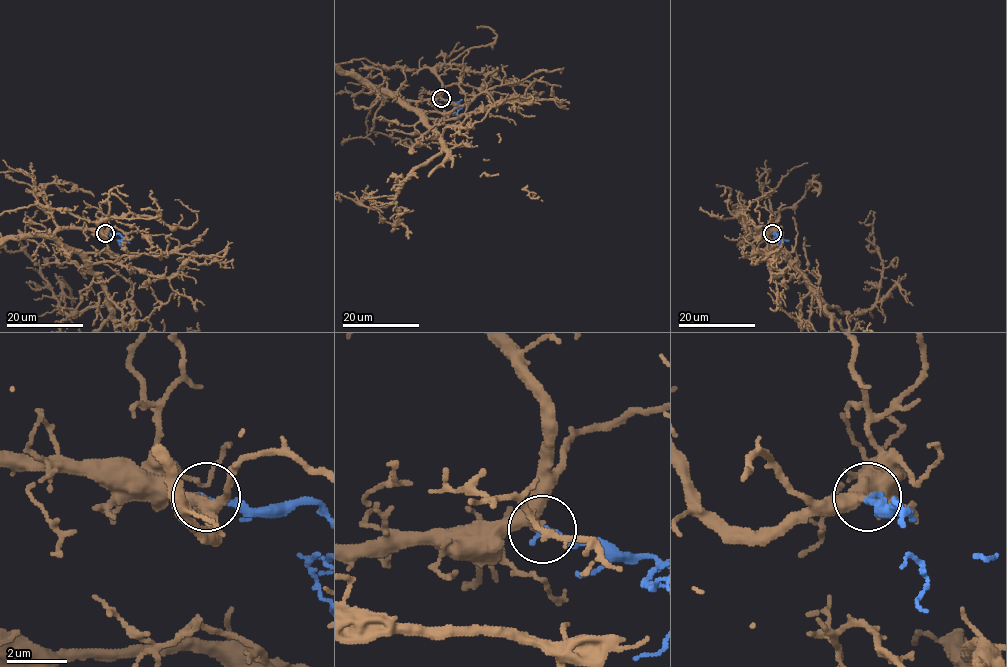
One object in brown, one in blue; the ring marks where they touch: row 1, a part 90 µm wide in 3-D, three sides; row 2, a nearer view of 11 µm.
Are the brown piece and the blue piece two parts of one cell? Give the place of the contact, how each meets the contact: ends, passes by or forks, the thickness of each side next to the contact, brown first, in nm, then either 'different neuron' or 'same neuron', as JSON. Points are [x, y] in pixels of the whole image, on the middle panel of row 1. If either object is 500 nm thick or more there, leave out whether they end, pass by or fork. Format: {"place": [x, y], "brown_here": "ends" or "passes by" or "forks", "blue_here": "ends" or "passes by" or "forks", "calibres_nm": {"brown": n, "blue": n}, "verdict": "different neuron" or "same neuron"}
{"place": [441, 98], "brown_here": "passes by", "blue_here": "ends", "calibres_nm": {"brown": 340, "blue": 200}, "verdict": "same neuron"}

